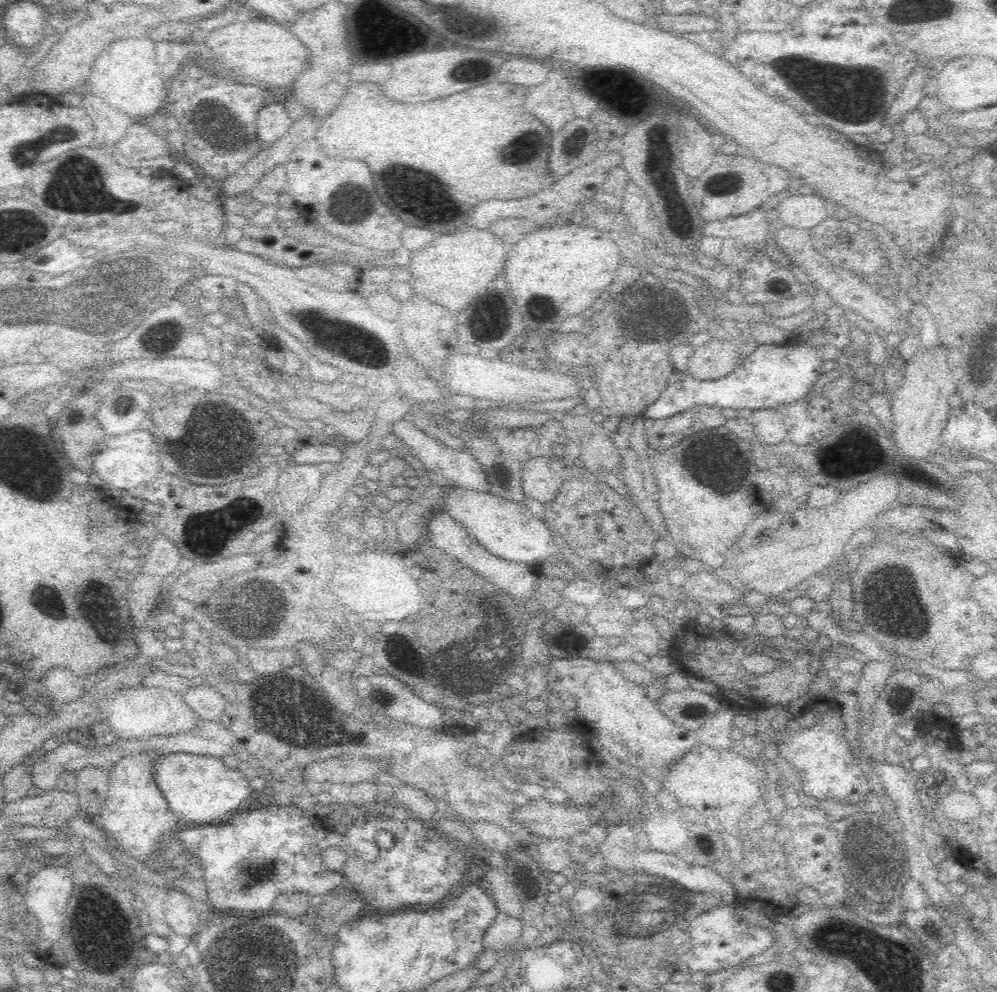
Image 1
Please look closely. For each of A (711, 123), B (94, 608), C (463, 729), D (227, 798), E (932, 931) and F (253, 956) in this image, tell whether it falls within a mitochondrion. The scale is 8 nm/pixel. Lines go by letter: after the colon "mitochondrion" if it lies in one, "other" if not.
A: other
B: other
C: other
D: other
E: other
F: mitochondrion

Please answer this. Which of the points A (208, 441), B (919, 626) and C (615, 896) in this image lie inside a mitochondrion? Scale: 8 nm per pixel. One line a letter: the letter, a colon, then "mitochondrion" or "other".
A: mitochondrion
B: mitochondrion
C: other

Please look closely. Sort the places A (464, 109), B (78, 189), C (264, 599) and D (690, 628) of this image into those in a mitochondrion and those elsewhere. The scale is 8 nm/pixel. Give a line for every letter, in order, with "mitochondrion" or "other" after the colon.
A: other
B: mitochondrion
C: mitochondrion
D: other

